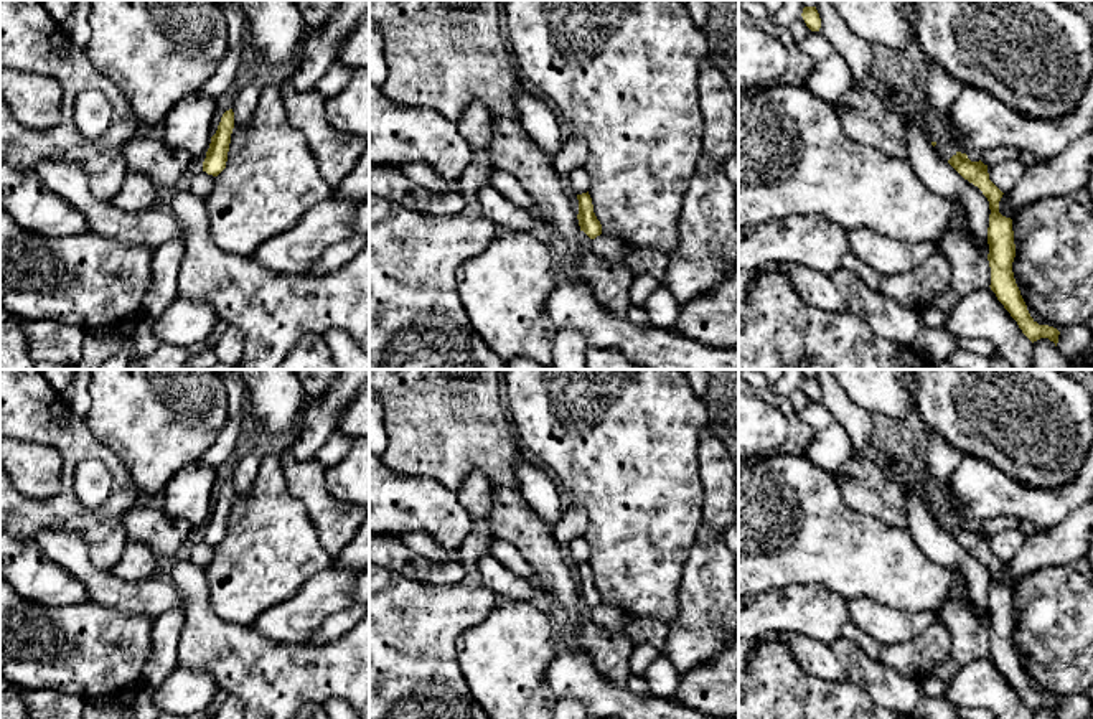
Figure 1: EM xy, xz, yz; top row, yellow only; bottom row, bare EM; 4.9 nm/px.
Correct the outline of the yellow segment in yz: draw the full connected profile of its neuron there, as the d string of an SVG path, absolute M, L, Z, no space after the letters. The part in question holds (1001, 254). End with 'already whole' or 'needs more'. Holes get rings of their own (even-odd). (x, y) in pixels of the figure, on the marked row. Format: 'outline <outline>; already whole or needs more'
outline M956 152L948 163L964 180L978 186L989 201L987 261L991 267L991 290L1032 343L1040 338L1048 338L1057 346L1060 331L1048 325L1039 325L1030 317L1016 284L1012 272L1016 257L1012 219L999 213L999 201L1004 193L989 180L987 165L981 160L971 162L968 155L961 152Z; already whole

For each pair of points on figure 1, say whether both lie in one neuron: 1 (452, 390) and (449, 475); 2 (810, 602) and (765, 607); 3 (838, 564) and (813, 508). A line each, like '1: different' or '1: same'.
1: same
2: same
3: same

